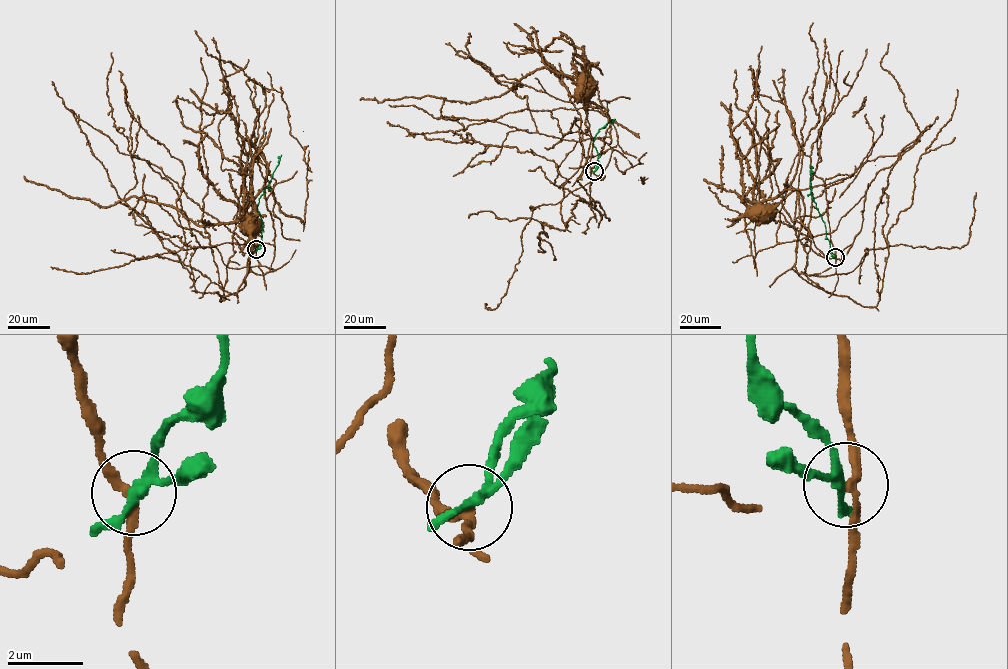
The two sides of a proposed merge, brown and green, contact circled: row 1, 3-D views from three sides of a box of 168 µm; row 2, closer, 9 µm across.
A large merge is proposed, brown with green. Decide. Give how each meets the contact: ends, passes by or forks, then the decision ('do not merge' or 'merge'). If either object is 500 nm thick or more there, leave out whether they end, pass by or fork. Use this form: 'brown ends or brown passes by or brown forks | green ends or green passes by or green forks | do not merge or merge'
brown passes by | green forks | do not merge

